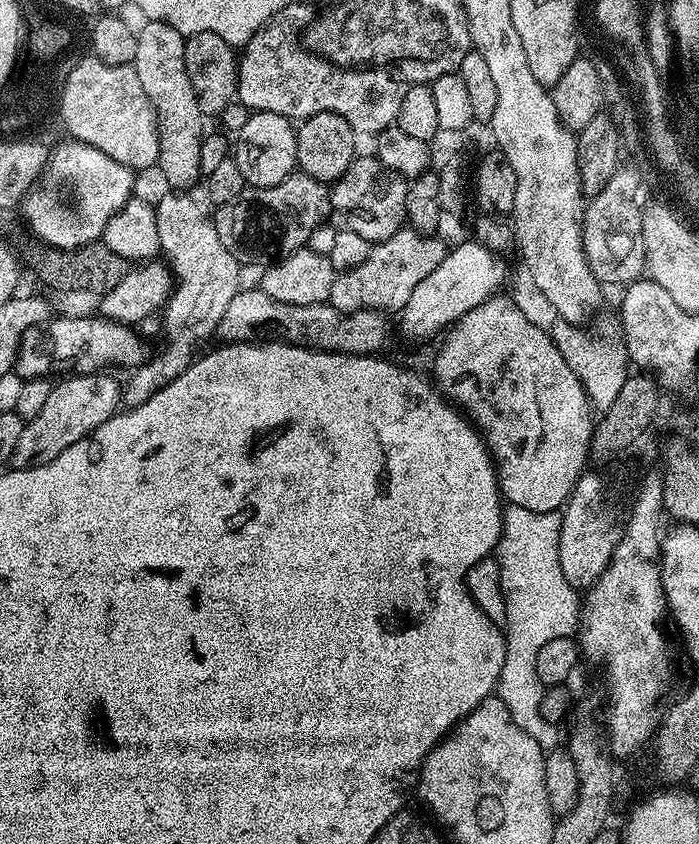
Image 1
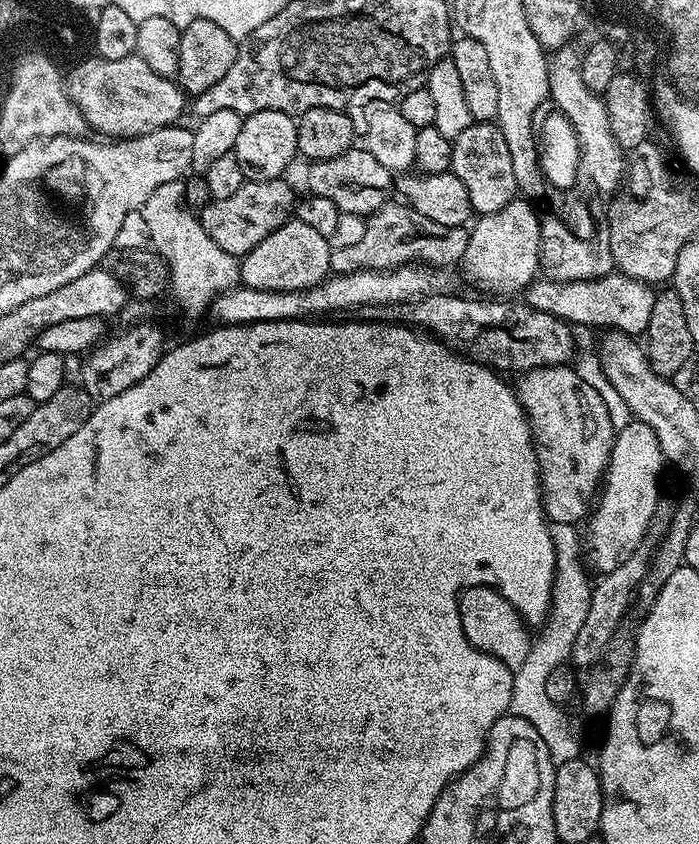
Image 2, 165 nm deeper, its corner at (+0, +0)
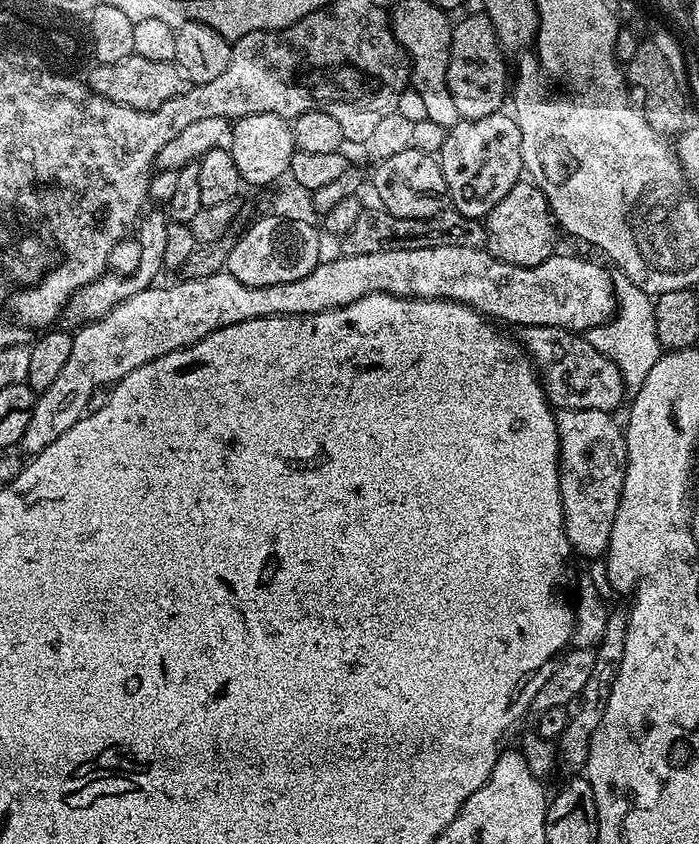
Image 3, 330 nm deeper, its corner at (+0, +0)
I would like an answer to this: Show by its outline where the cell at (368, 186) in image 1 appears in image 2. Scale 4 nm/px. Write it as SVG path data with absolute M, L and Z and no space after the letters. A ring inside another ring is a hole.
M353 146L347 152L338 154L338 158L318 160L307 165L307 191L318 198L326 198L334 202L341 212L358 214L362 217L373 215L384 204L389 203L394 192L394 173L381 166L374 154L370 154L363 146Z

